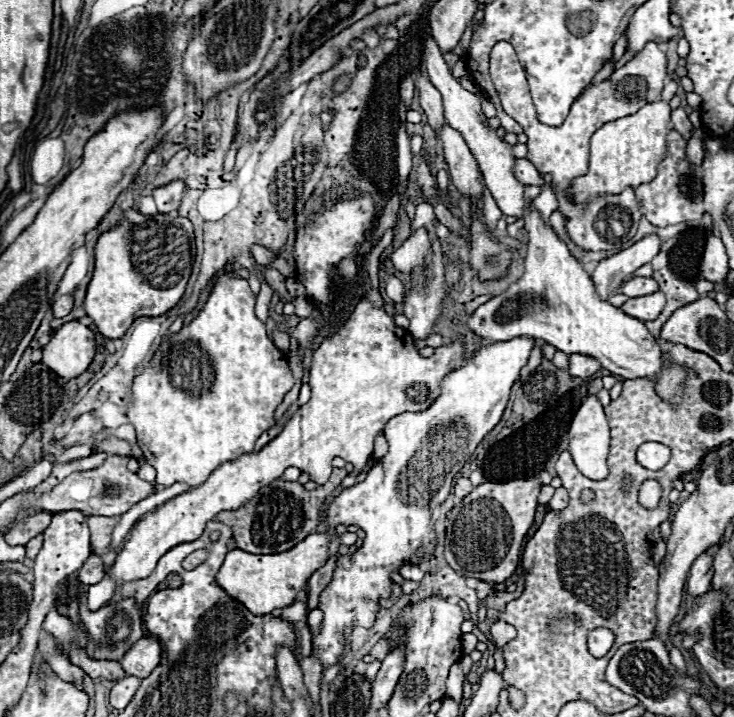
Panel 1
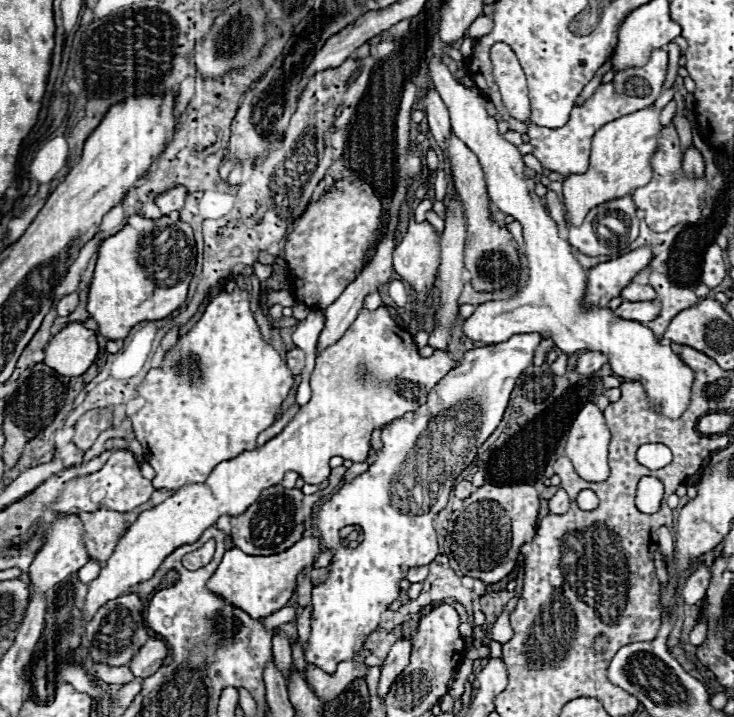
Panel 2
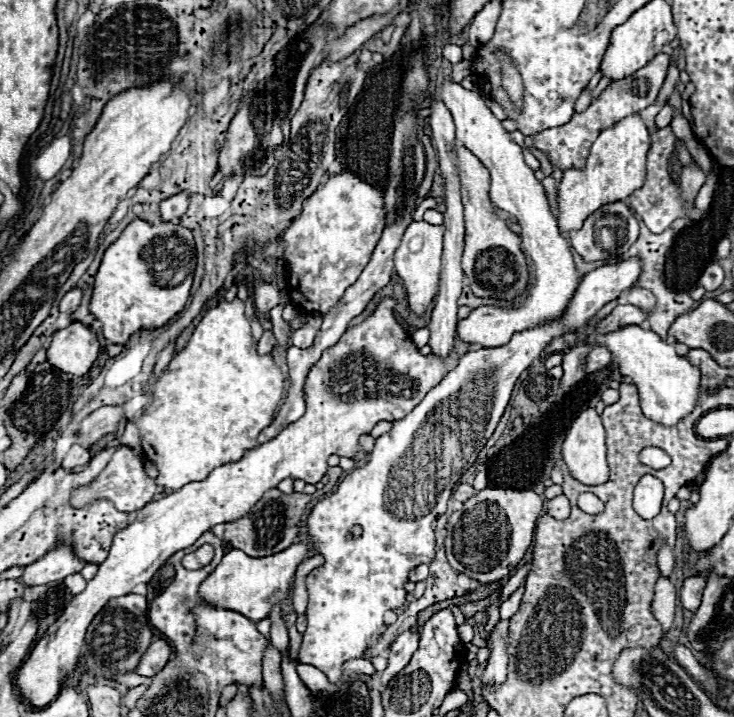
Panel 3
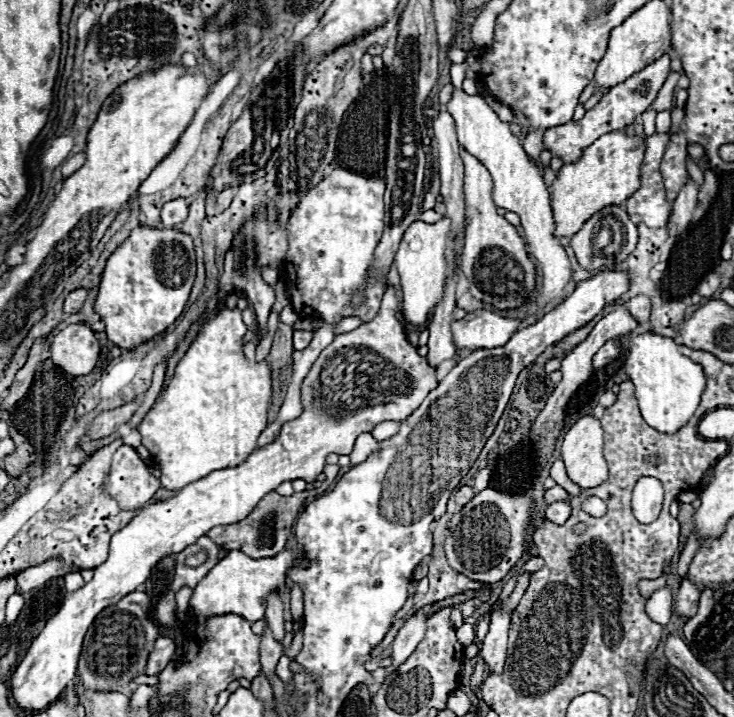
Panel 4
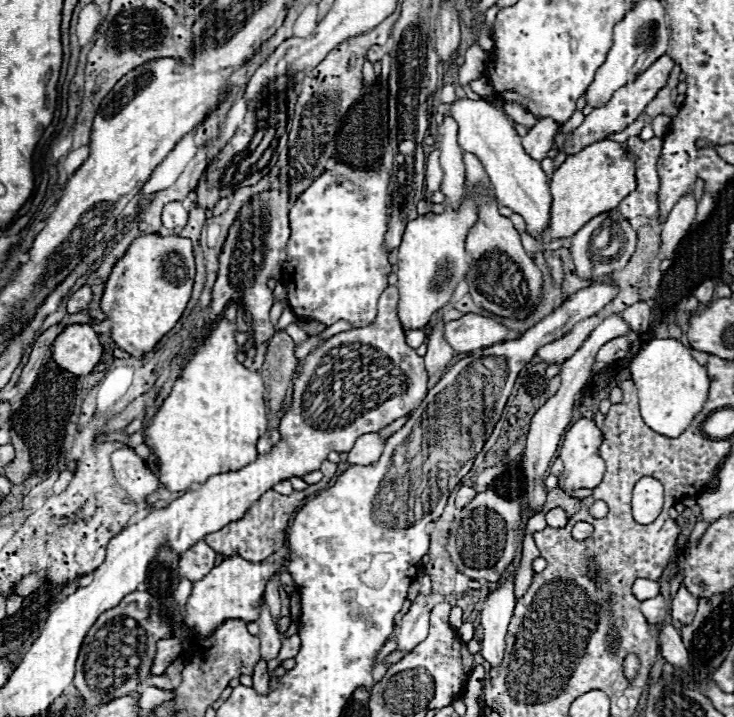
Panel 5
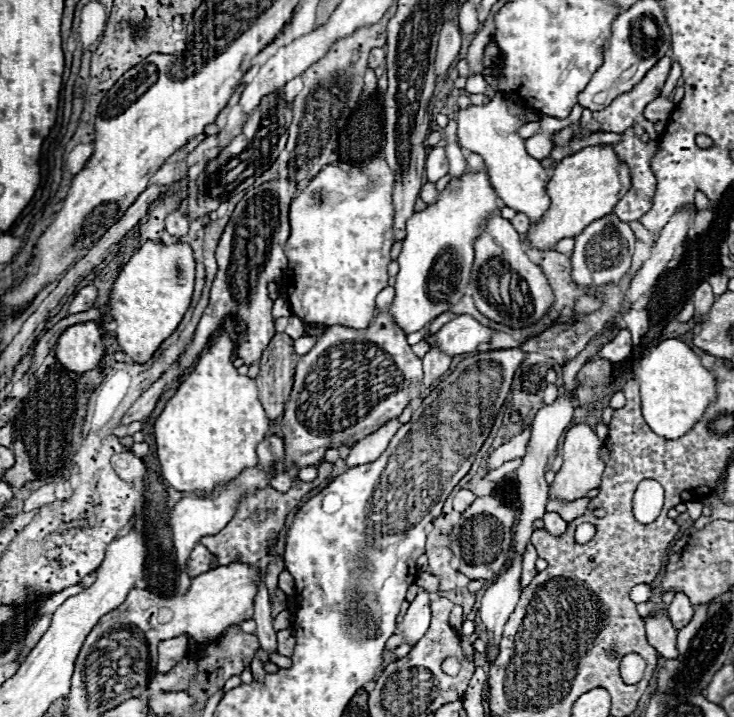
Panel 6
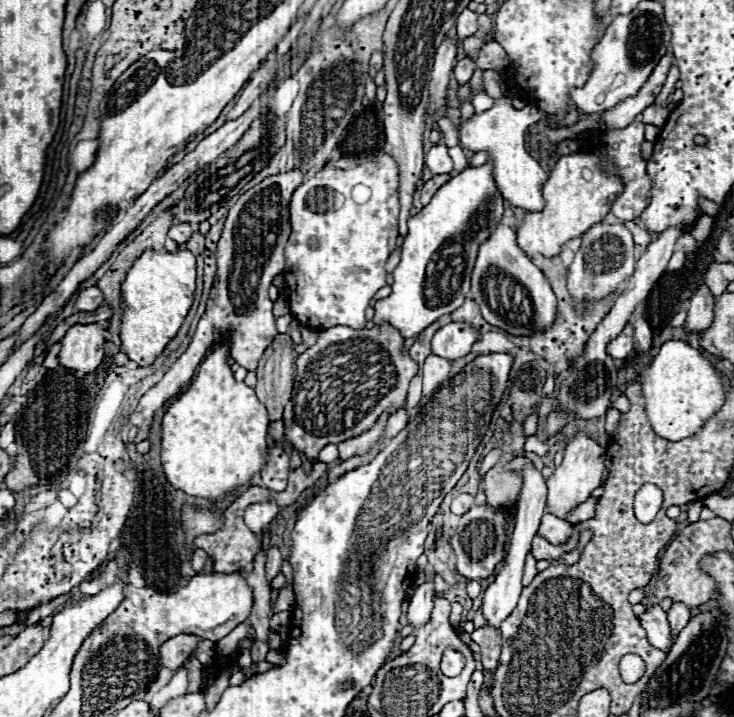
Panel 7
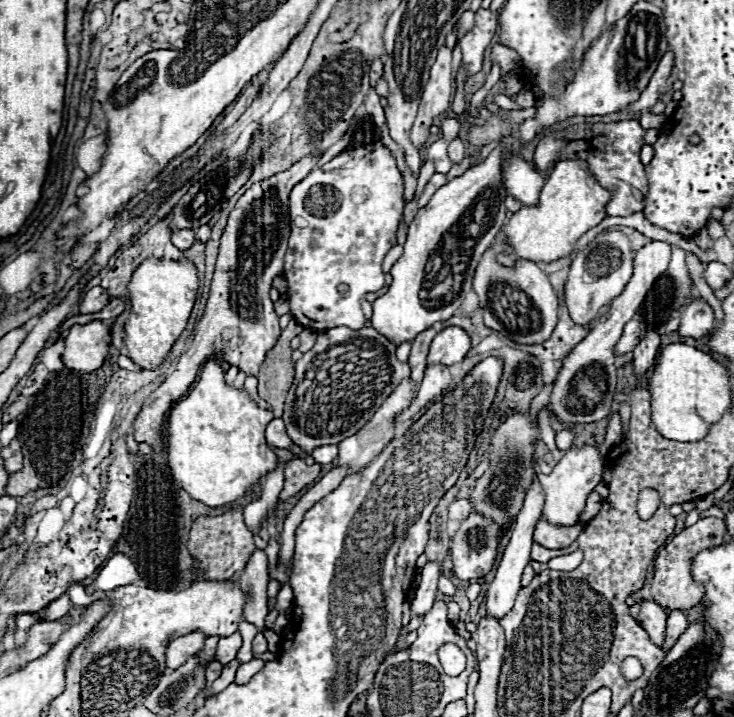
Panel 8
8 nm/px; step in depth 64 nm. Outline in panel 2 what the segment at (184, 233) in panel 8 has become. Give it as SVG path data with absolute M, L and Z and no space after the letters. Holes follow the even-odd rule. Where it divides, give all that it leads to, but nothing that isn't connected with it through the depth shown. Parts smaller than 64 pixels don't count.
M174 186L162 194L156 196L156 204L162 210L164 216L170 216L174 212L180 212L184 208L184 198L186 198L186 188L182 186Z

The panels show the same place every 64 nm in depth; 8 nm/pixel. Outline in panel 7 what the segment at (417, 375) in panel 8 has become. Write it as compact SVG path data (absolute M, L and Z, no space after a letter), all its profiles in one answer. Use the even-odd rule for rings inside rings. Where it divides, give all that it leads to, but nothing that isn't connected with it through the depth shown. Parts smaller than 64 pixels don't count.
M446 314L446 316L440 316L434 324L430 324L428 328L424 328L420 334L418 334L418 340L410 346L410 356L414 358L414 360L418 360L418 364L422 366L422 362L426 360L426 356L431 354L431 339L434 336L434 332L440 328L440 326L444 326L444 324L448 324L448 322L452 322L452 318ZM418 374L414 380L412 380L412 384L410 384L410 390L408 390L408 400L406 400L406 404L410 406L410 408L414 408L414 406L418 406L418 402L420 402L420 398L422 398L422 374Z

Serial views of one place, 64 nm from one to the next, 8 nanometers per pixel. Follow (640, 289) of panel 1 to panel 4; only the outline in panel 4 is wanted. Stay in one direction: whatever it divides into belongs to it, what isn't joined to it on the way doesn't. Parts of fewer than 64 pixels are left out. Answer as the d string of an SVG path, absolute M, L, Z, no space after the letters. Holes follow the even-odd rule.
M638 294L638 296L634 296L634 298L630 298L630 300L626 302L626 308L636 316L636 320L638 320L640 324L644 324L644 322L648 322L648 316L650 316L650 308L652 308L650 302L652 302L652 300L650 300L648 296Z

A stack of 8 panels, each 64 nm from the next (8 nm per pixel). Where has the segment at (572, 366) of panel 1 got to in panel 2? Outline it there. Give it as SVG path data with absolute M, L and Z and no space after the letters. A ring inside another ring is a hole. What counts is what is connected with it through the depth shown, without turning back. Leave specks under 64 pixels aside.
M584 352L584 354L578 356L574 372L582 374L582 376L590 376L592 372L600 370L604 364L606 364L606 356L604 354L600 354L600 352Z

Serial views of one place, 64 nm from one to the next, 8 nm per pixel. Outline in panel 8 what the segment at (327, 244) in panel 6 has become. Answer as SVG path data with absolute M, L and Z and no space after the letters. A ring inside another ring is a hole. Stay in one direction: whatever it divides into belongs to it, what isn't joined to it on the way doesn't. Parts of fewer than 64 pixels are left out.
M374 142L374 144L366 144L360 148L352 148L346 150L342 154L338 154L336 158L332 158L328 164L324 164L318 170L312 170L302 182L298 182L292 192L290 192L290 240L288 240L288 252L284 256L284 278L288 282L288 300L290 300L290 312L292 316L306 328L312 330L328 330L328 328L336 328L336 326L348 326L352 330L360 330L366 324L366 318L362 314L362 302L366 300L366 296L370 292L376 292L384 286L384 272L382 272L382 260L388 254L388 250L392 246L396 246L396 230L398 230L398 222L402 216L402 208L404 208L404 180L400 170L396 168L396 160L390 154L390 150L386 150L382 146L382 142Z

